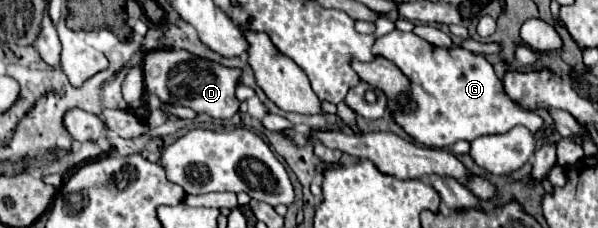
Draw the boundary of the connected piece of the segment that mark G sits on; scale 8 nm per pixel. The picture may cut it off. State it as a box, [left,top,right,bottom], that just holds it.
[373,30,543,148]

